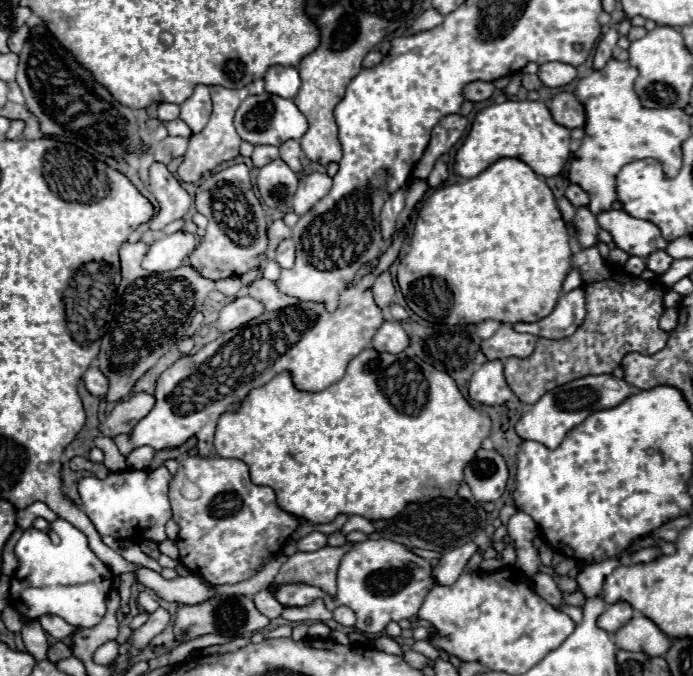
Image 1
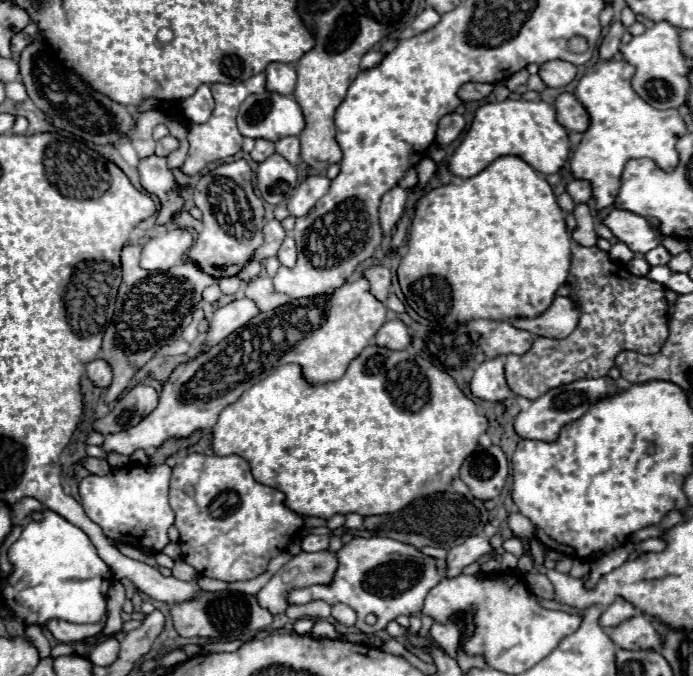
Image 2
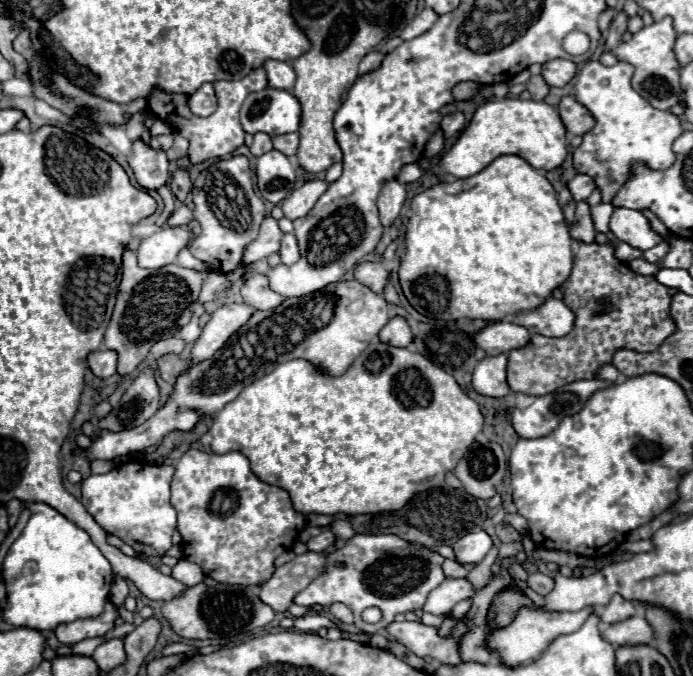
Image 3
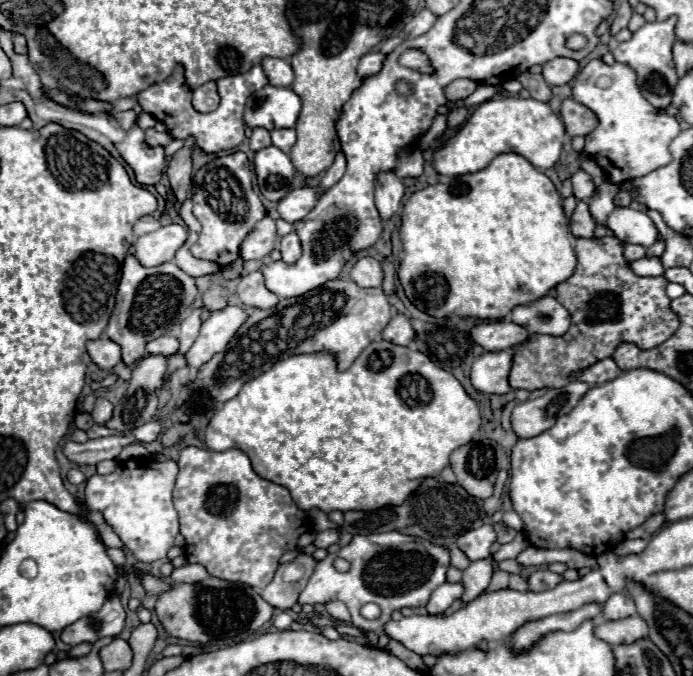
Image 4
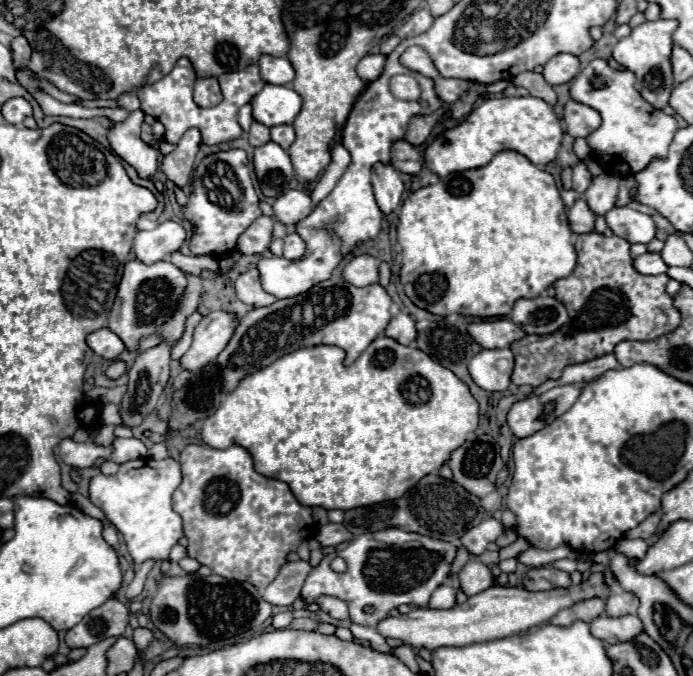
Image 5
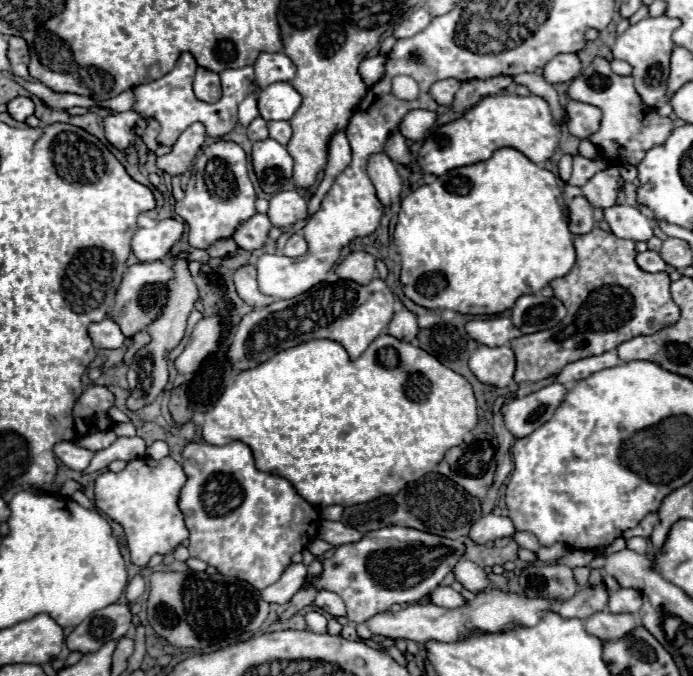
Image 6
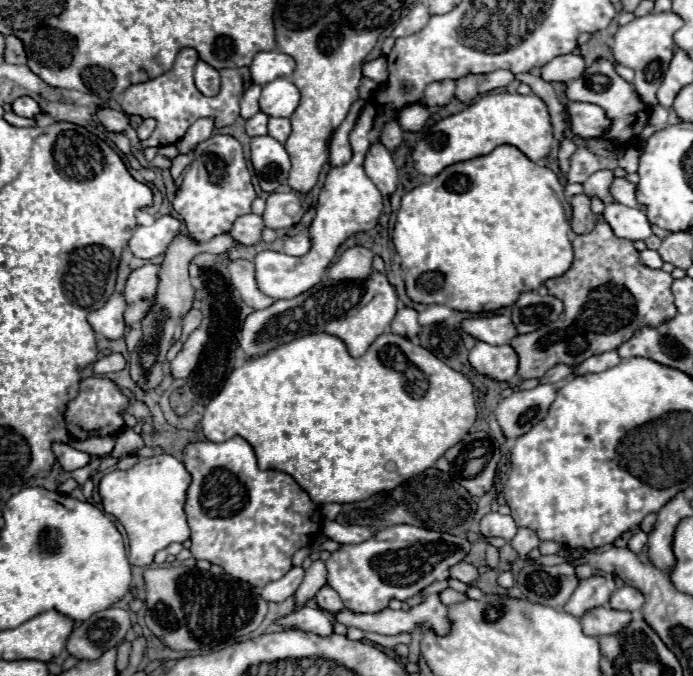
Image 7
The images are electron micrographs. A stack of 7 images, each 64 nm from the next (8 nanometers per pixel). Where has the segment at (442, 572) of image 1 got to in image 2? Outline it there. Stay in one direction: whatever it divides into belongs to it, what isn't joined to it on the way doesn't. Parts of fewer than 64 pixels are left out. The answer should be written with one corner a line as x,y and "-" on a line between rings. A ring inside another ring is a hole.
470,536
464,544
454,546
454,548
448,552
444,576
446,576
446,578
456,578
456,576
460,576
462,568
466,568
468,564
480,560
488,550
490,550
490,544
488,544
484,538
480,538
480,536

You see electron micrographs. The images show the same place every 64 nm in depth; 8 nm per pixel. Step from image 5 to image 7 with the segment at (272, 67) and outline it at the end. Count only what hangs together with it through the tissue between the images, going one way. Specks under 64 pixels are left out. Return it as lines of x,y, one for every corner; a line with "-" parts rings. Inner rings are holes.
278,50
258,52
250,64
252,80
254,80
254,84
260,84
260,86
264,86
276,78
290,78
294,68
296,68
296,62
292,60
292,56
278,52

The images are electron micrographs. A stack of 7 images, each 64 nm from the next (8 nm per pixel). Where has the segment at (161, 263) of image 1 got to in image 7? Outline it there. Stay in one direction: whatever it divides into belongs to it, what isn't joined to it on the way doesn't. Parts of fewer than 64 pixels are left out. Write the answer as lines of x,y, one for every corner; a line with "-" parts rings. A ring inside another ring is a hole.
160,216
152,226
138,226
128,242
128,248
136,258
152,260
166,252
168,244
178,236
180,228
182,224
178,218

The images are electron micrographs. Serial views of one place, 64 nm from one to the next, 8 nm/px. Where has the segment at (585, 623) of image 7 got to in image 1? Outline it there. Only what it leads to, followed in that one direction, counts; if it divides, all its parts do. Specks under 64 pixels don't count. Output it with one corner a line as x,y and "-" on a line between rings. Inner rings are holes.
636,614
620,632
614,634
614,642
622,650
642,650
648,656
664,656
672,646
672,640
646,616

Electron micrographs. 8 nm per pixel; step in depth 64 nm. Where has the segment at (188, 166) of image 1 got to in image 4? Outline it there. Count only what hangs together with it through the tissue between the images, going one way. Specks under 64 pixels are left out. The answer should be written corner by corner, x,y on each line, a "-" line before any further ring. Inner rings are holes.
252,66
248,72
238,74
238,76
220,78
218,80
218,94
220,94
218,108
214,112
200,114
190,104
192,90
182,84
182,68
176,68
176,72
168,80
164,80
160,84
152,84
144,92
140,92
138,102
148,114
152,114
156,120
166,124
168,132
174,136
174,139
185,139
192,136
196,148
200,148
206,154
216,154
222,150
234,150
242,144
242,140
244,140
244,120
242,120
244,102
254,90
260,90
266,84
268,84
268,78
266,78
262,66

